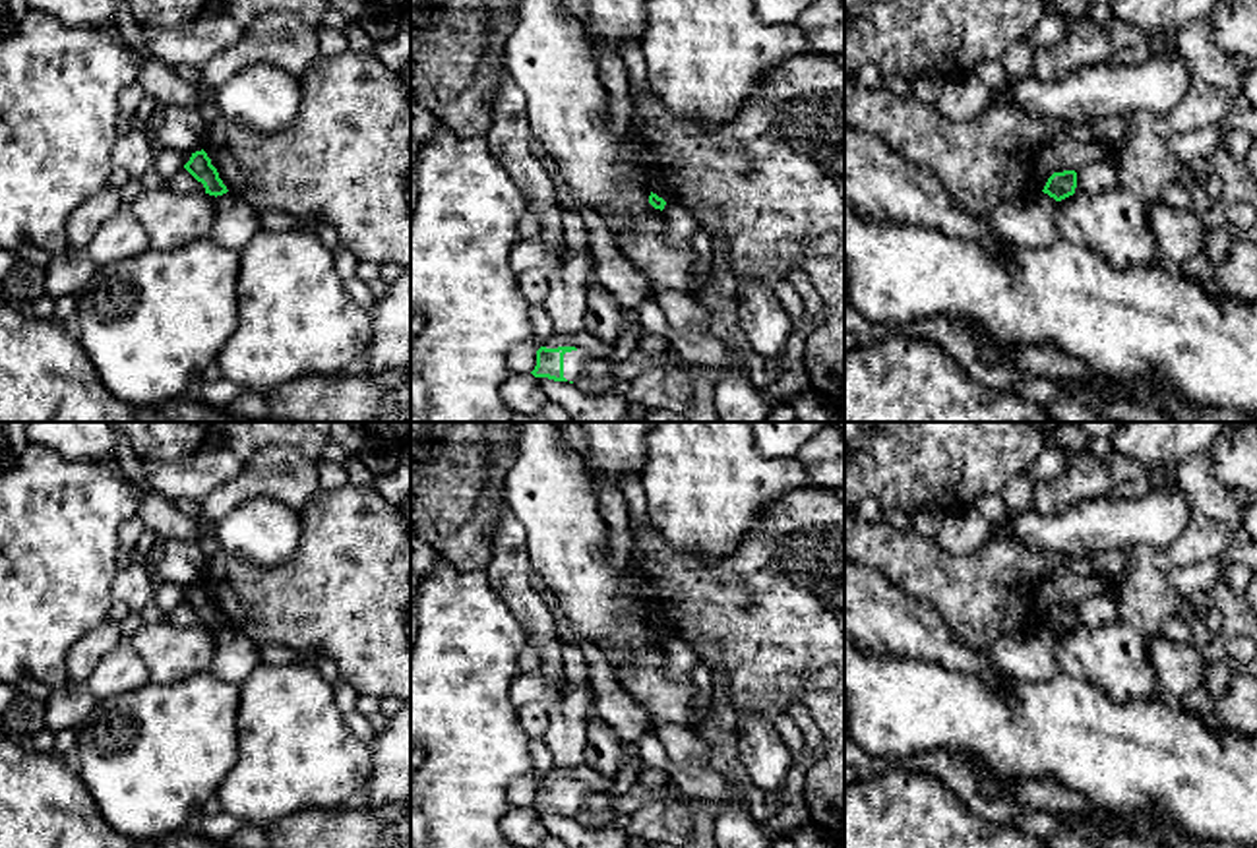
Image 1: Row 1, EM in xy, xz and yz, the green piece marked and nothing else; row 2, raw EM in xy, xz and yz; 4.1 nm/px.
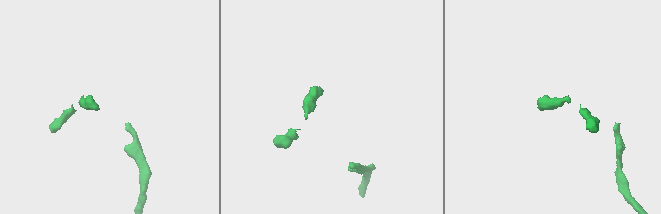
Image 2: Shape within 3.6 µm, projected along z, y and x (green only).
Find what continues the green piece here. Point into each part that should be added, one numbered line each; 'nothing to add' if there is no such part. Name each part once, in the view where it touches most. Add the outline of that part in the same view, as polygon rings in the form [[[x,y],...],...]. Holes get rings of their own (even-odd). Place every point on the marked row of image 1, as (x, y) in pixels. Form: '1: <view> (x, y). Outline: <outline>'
1: xz (574, 361). Outline: [[[577,348],[577,350],[571,350],[571,352],[566,352],[564,354],[564,378],[567,381],[575,381],[577,376],[581,374],[583,366],[591,360],[593,356],[583,350],[583,348]]]

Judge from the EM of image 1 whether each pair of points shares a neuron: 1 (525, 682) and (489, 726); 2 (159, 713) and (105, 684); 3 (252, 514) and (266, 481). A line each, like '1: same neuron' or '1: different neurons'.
1: different neurons
2: different neurons
3: different neurons

